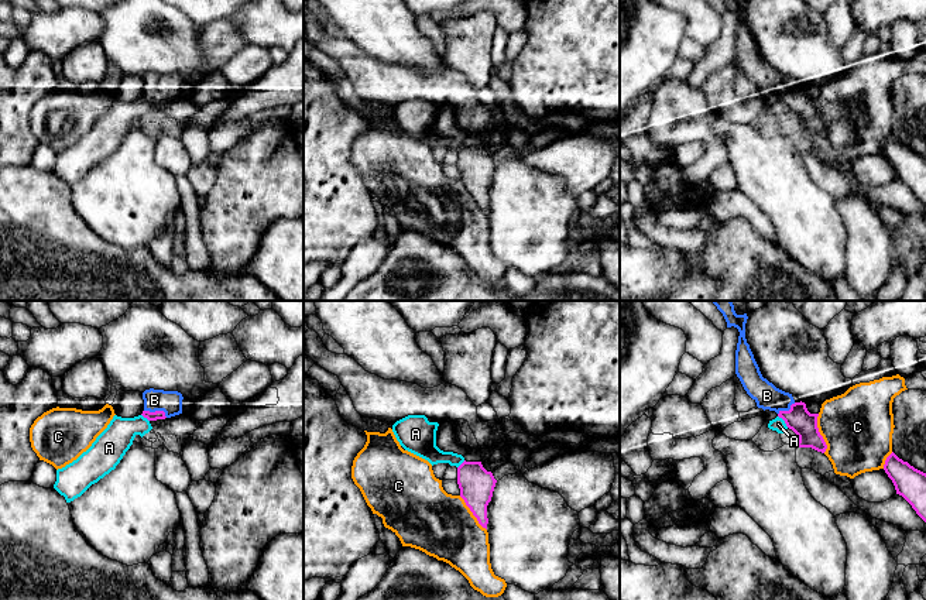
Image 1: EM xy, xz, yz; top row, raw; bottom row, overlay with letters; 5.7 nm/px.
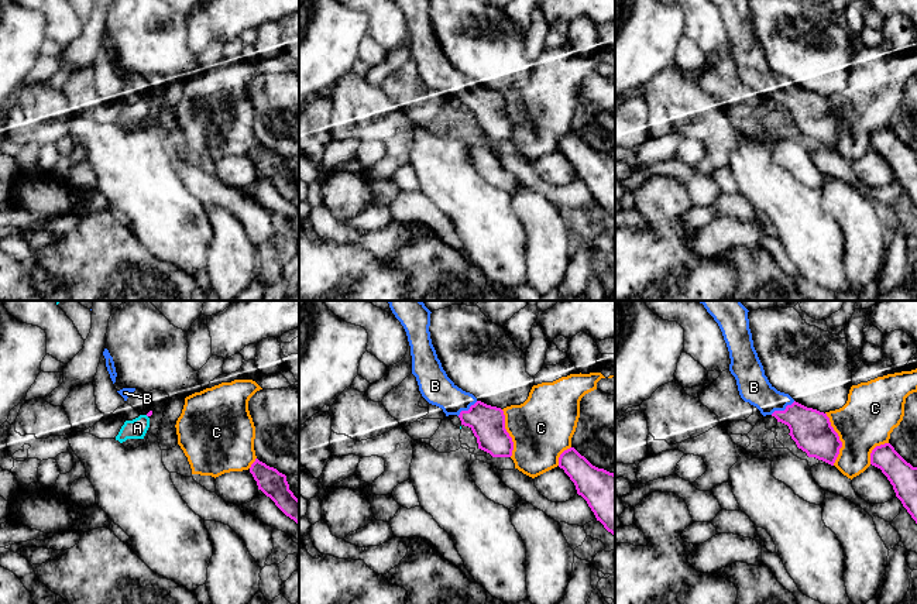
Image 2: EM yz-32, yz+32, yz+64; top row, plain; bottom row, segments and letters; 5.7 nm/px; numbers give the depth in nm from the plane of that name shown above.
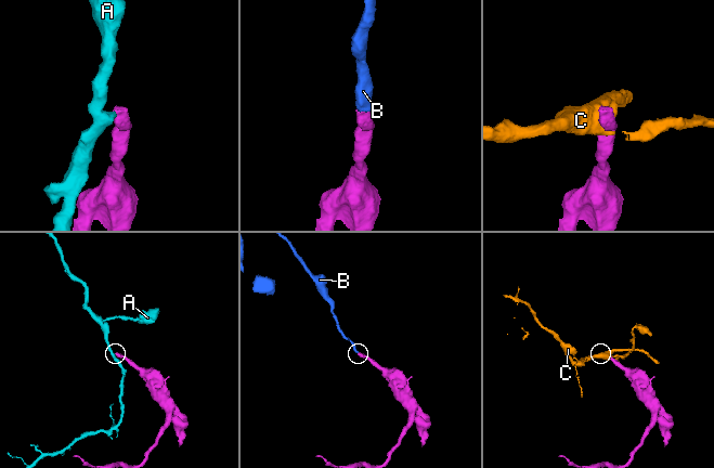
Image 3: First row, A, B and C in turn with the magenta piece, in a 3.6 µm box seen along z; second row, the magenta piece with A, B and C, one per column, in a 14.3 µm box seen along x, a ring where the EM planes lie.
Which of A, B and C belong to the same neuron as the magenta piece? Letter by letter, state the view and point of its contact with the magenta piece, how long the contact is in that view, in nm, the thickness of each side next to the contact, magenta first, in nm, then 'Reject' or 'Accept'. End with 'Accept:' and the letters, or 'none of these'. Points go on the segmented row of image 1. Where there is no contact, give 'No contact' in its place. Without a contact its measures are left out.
A: Touches magenta at yz (784, 420). Shared border 90 nm. Thickness 150 nm (magenta) against 80 nm. Reject
B: Touches magenta at xy (157, 411). Shared border 140 nm. Thickness 50 nm (magenta) against 130 nm. Accept
C: Touches magenta at yz (819, 434). Shared border 220 nm. Thickness 150 nm (magenta) against 400 nm. Reject
Accept: B

